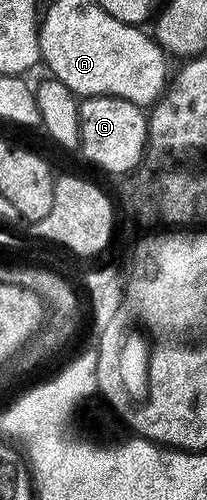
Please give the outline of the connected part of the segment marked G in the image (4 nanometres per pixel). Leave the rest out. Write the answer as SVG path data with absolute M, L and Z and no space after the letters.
M94 96L80 102L79 153L84 153L108 174L131 175L143 160L147 148L148 117L141 107L125 98Z

